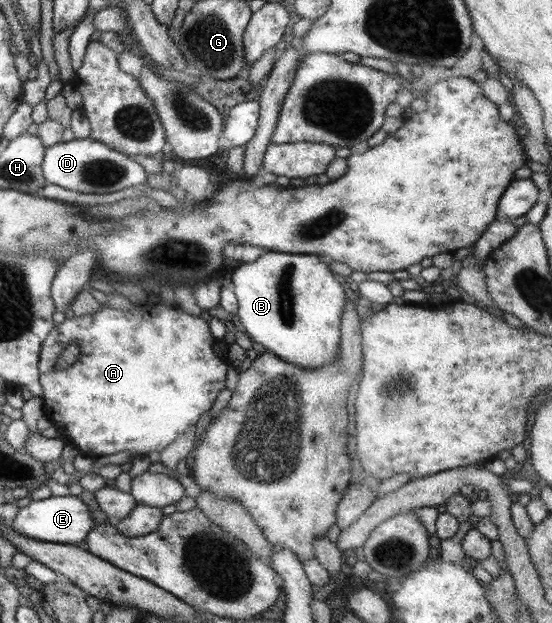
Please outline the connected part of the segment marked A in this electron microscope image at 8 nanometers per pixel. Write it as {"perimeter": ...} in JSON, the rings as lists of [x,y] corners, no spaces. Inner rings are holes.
{"perimeter":[[[175,301],[172,305],[174,307],[165,306],[158,307],[160,303],[146,303],[146,307],[138,307],[134,311],[114,311],[112,308],[106,307],[103,304],[103,309],[100,309],[93,314],[74,316],[68,315],[65,320],[60,324],[54,324],[52,330],[48,332],[46,339],[42,341],[39,359],[37,362],[37,369],[39,372],[39,383],[42,391],[42,404],[45,412],[45,416],[52,422],[52,425],[58,430],[68,443],[72,444],[75,449],[80,451],[82,455],[95,458],[101,455],[112,455],[112,453],[120,453],[120,451],[130,451],[130,453],[136,453],[135,455],[149,455],[150,451],[156,451],[157,456],[160,451],[168,443],[172,443],[178,435],[185,433],[190,440],[190,434],[195,427],[198,419],[208,410],[218,393],[224,389],[223,385],[226,380],[226,373],[229,364],[224,357],[218,357],[214,355],[212,347],[216,340],[212,338],[210,331],[208,330],[208,324],[200,318],[200,316],[193,316],[182,310],[181,307],[177,307]],[[69,343],[74,343],[78,347],[78,359],[76,362],[67,369],[62,371],[55,371],[52,367],[62,352]]]}

